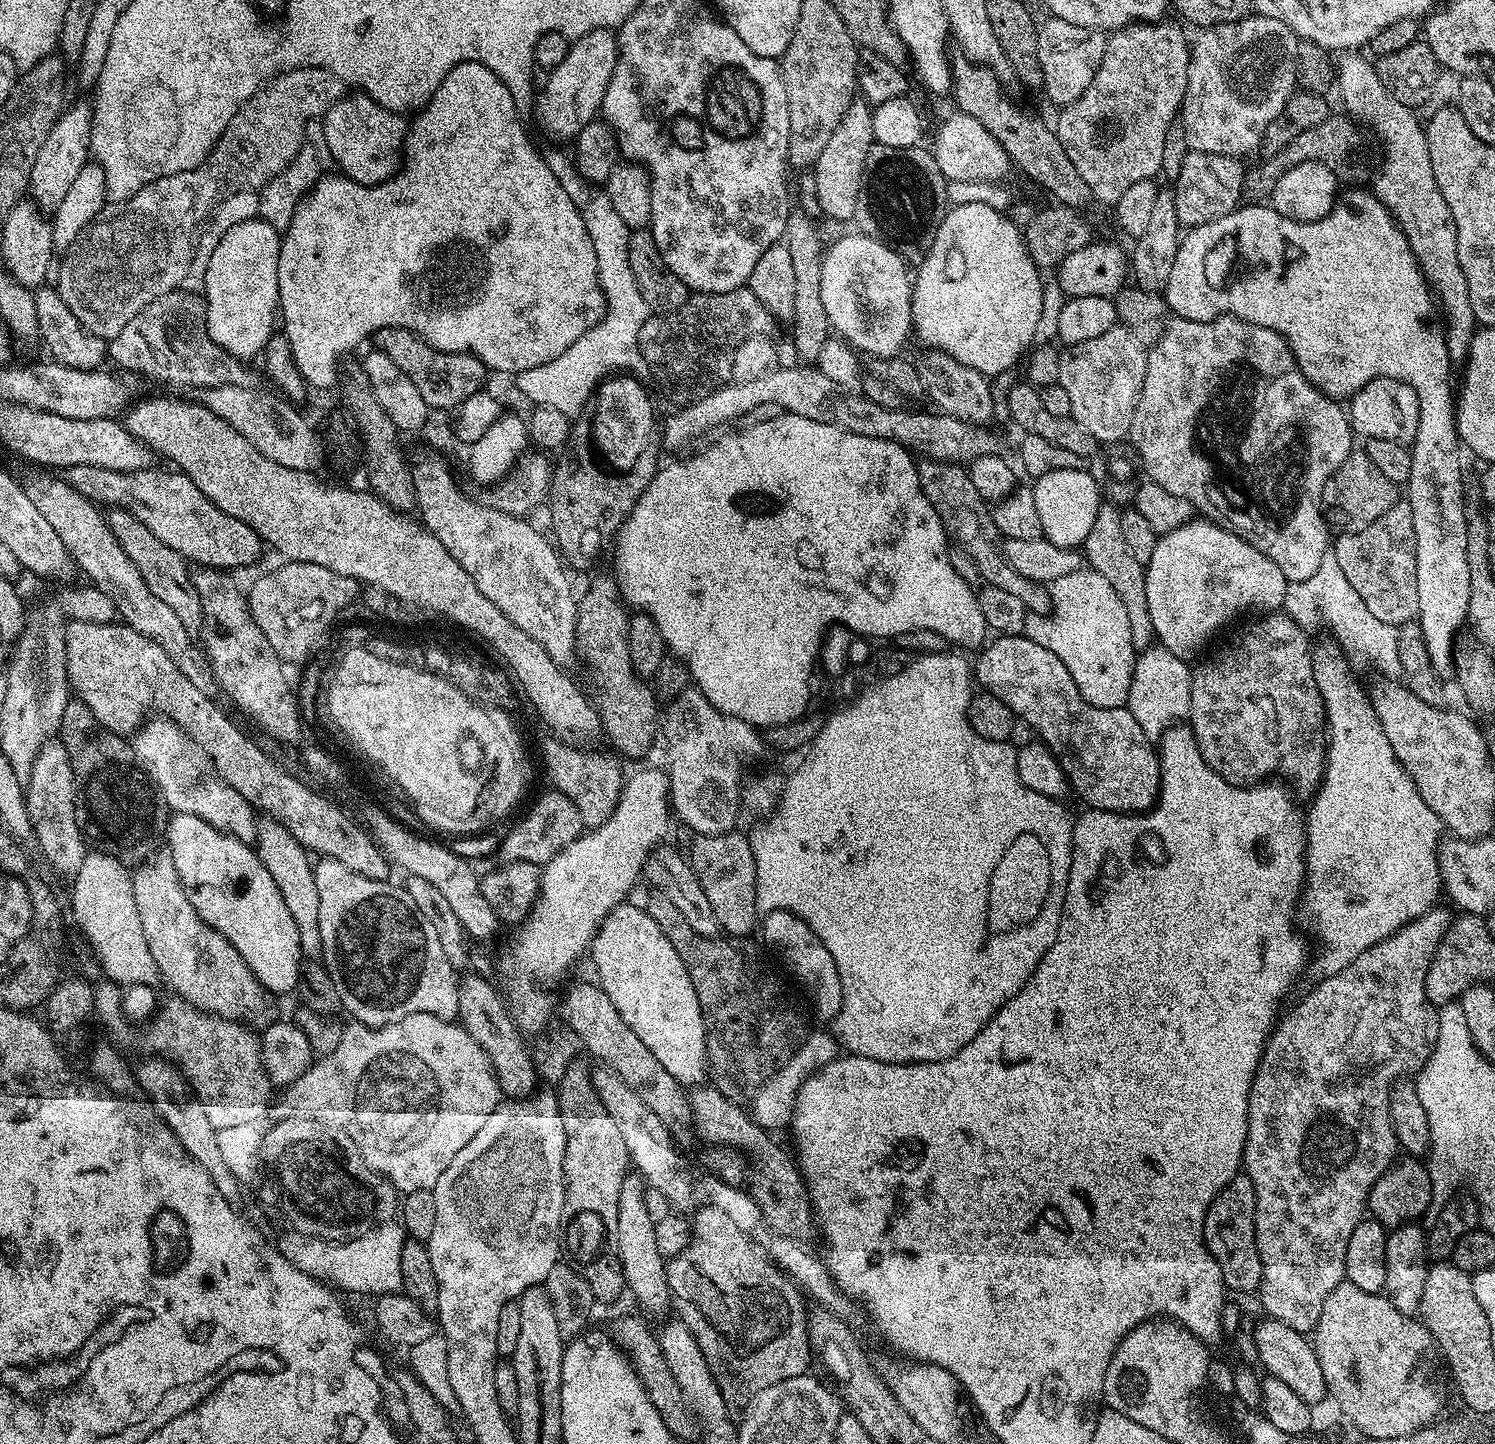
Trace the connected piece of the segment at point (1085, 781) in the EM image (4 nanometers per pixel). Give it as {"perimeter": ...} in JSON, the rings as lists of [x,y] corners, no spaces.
{"perimeter":[[[997,635],[989,639],[979,649],[976,664],[974,660],[974,680],[983,691],[1002,698],[1006,706],[1016,716],[1017,721],[1029,724],[1044,745],[1060,761],[1071,791],[1085,800],[1089,809],[1098,812],[1146,812],[1160,795],[1160,757],[1154,741],[1142,734],[1142,726],[1134,719],[1134,714],[1125,706],[1122,708],[1103,708],[1094,706],[1082,698],[1070,670],[1054,650],[1038,646],[1030,637]]]}

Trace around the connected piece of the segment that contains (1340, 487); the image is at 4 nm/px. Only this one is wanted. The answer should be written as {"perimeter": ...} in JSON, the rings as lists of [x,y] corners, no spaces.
{"perimeter":[[[1353,450],[1328,481],[1322,496],[1324,518],[1337,533],[1357,532],[1370,526],[1370,522],[1378,522],[1378,518],[1382,518],[1382,514],[1396,504],[1396,492],[1398,485],[1390,482],[1390,478],[1385,478],[1364,451]]]}

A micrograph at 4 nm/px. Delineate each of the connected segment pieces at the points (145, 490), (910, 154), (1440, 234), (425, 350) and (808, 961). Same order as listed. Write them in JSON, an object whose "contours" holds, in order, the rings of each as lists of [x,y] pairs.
{"contours":[[[[70,466],[63,469],[63,479],[78,494],[109,509],[121,508],[138,518],[154,538],[166,542],[170,550],[196,566],[236,570],[248,568],[260,556],[260,536],[246,522],[230,518],[226,510],[218,510],[194,482],[179,470],[159,472],[156,466],[149,466],[137,472],[106,470],[102,466]]],[[[873,143],[866,154],[864,167],[865,187],[858,194],[858,206],[854,206],[852,220],[857,224],[859,231],[865,236],[872,236],[890,244],[899,256],[905,261],[919,262],[930,250],[931,236],[936,233],[938,226],[944,221],[944,214],[950,205],[948,202],[948,181],[945,180],[942,170],[938,170],[938,162],[934,162],[931,151],[927,147],[915,146],[912,148],[892,149],[890,146]]],[[[1344,54],[1339,57],[1336,68],[1335,87],[1340,88],[1340,100],[1344,103],[1343,111],[1351,119],[1361,125],[1373,124],[1380,140],[1384,143],[1384,161],[1380,164],[1380,173],[1376,176],[1374,191],[1376,197],[1390,210],[1390,214],[1400,225],[1402,234],[1406,234],[1406,242],[1410,242],[1410,250],[1422,270],[1422,274],[1428,280],[1428,287],[1442,313],[1442,327],[1446,338],[1446,350],[1448,357],[1453,362],[1463,362],[1468,359],[1470,342],[1478,331],[1478,325],[1474,318],[1474,310],[1470,306],[1470,290],[1466,287],[1466,274],[1462,274],[1462,266],[1458,266],[1458,242],[1456,231],[1452,225],[1450,206],[1446,206],[1446,198],[1442,198],[1442,190],[1438,190],[1438,182],[1434,182],[1434,168],[1430,166],[1430,146],[1428,145],[1428,133],[1422,120],[1416,117],[1417,113],[1407,108],[1398,98],[1394,98],[1382,86],[1382,82],[1376,73],[1375,63],[1364,54]]],[[[380,328],[374,334],[375,351],[387,354],[398,370],[414,382],[418,394],[426,398],[429,409],[459,408],[470,394],[478,394],[485,387],[484,379],[490,376],[490,369],[469,352],[443,352],[437,348],[431,348],[424,340],[421,340],[416,333],[405,328]]],[[[774,910],[767,913],[762,920],[762,932],[763,928],[765,940],[763,943],[765,945],[768,943],[770,947],[776,948],[781,962],[788,967],[787,975],[793,981],[796,979],[804,987],[805,994],[812,999],[813,1010],[825,1022],[835,1020],[838,1010],[842,1006],[842,978],[838,974],[836,960],[830,958],[830,950],[826,950],[826,946],[822,946],[818,934],[814,934],[814,930],[810,930],[810,926],[806,926],[806,922],[802,922],[802,918],[798,918],[793,912],[786,910]]]]}

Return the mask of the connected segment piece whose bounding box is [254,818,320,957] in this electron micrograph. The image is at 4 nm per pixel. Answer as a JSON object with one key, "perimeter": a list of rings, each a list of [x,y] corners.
{"perimeter":[[[261,819],[256,825],[254,847],[262,866],[270,870],[270,878],[274,878],[274,886],[282,894],[290,915],[294,917],[294,926],[298,926],[300,950],[305,957],[315,957],[320,950],[320,935],[318,934],[318,888],[314,886],[316,869],[310,859],[310,853],[276,820]]]}

